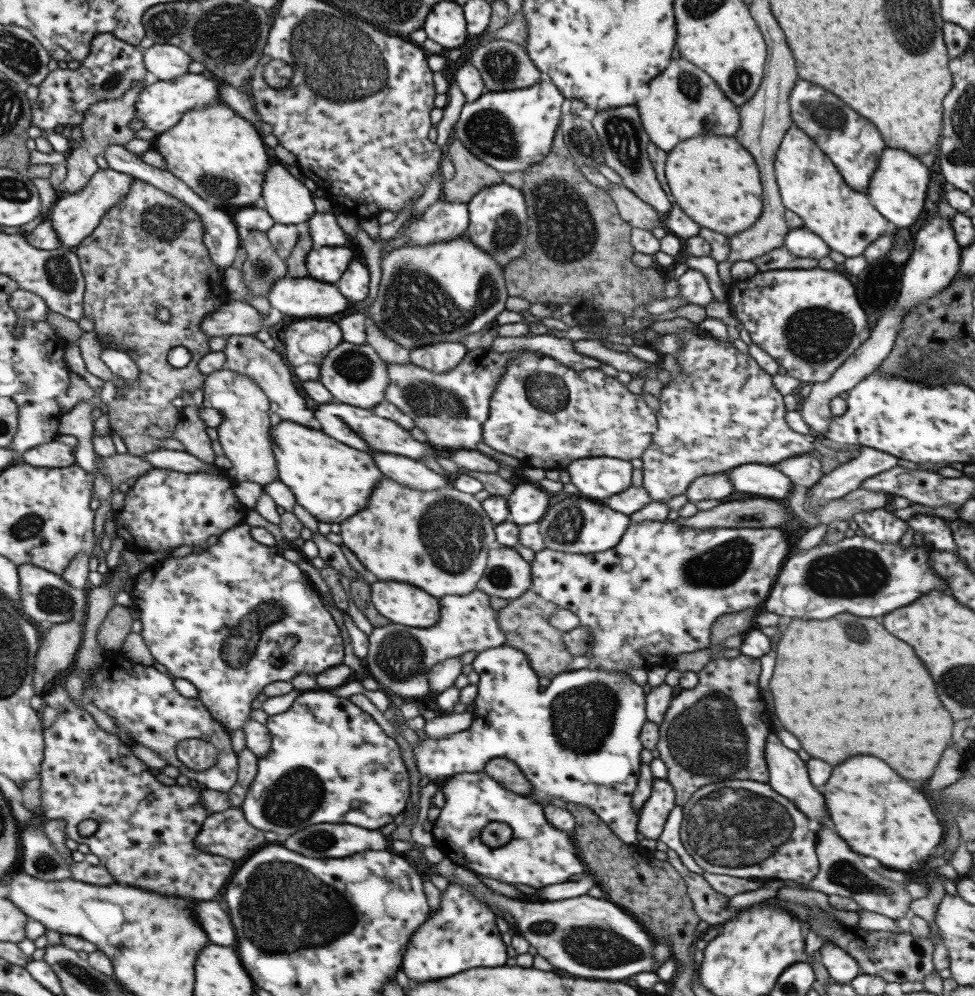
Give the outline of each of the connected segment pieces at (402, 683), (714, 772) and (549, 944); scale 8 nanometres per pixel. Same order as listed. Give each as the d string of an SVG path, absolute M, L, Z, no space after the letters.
M475 589L465 596L441 597L438 602L440 617L433 626L411 628L387 623L373 627L368 635L366 668L389 696L400 696L404 701L423 700L430 692L426 676L434 664L465 652L477 654L504 645L503 633L495 620L497 610L489 607L485 593Z
M744 655L735 658L711 659L698 671L697 684L689 690L679 689L670 700L663 720L658 724L657 756L666 766L666 781L674 791L674 803L683 806L702 786L732 780L768 782L768 768L764 759L764 744L771 720L765 710L757 686L759 660Z
M457 866L455 879L449 883L458 884L465 890L473 888L481 892L487 902L491 902L497 910L507 908L507 914L515 920L519 934L535 948L539 956L543 956L553 968L565 970L571 976L579 978L599 978L599 980L629 980L640 972L655 972L665 962L656 960L652 955L653 938L627 912L611 901L581 895L556 901L519 902L509 897L491 894L471 871Z

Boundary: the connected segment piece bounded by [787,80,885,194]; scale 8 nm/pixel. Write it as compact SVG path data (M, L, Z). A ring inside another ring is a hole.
M797 80L789 92L788 104L793 126L799 127L808 134L815 144L826 154L833 167L843 176L843 182L861 194L867 194L867 184L877 168L881 156L883 140L875 126L845 106L839 98L829 94L819 86L811 86L805 80Z

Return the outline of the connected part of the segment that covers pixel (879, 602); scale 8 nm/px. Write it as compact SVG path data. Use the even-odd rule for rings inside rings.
M865 536L843 538L837 544L819 544L787 558L769 590L763 608L787 619L825 620L839 613L883 616L931 590L947 592L947 585L928 565L931 548L903 548Z

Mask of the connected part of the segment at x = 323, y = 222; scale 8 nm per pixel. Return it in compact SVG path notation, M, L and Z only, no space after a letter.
M313 213L308 224L308 235L314 247L343 246L347 242L345 233L339 228L336 215L331 213Z

